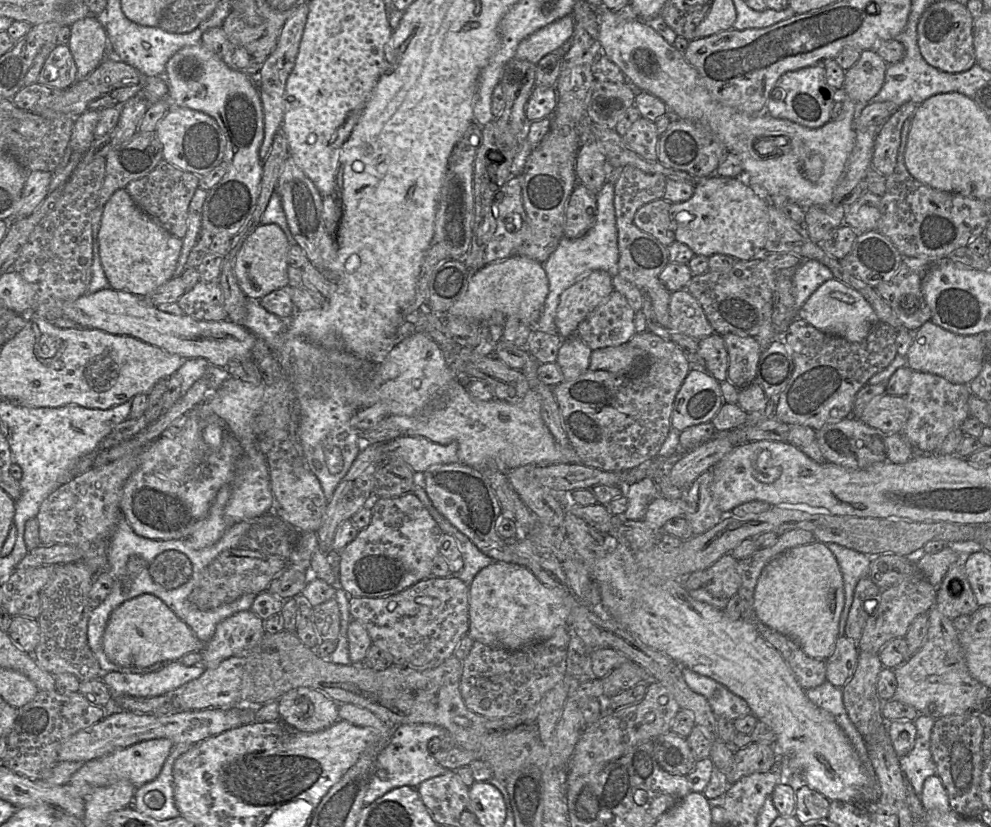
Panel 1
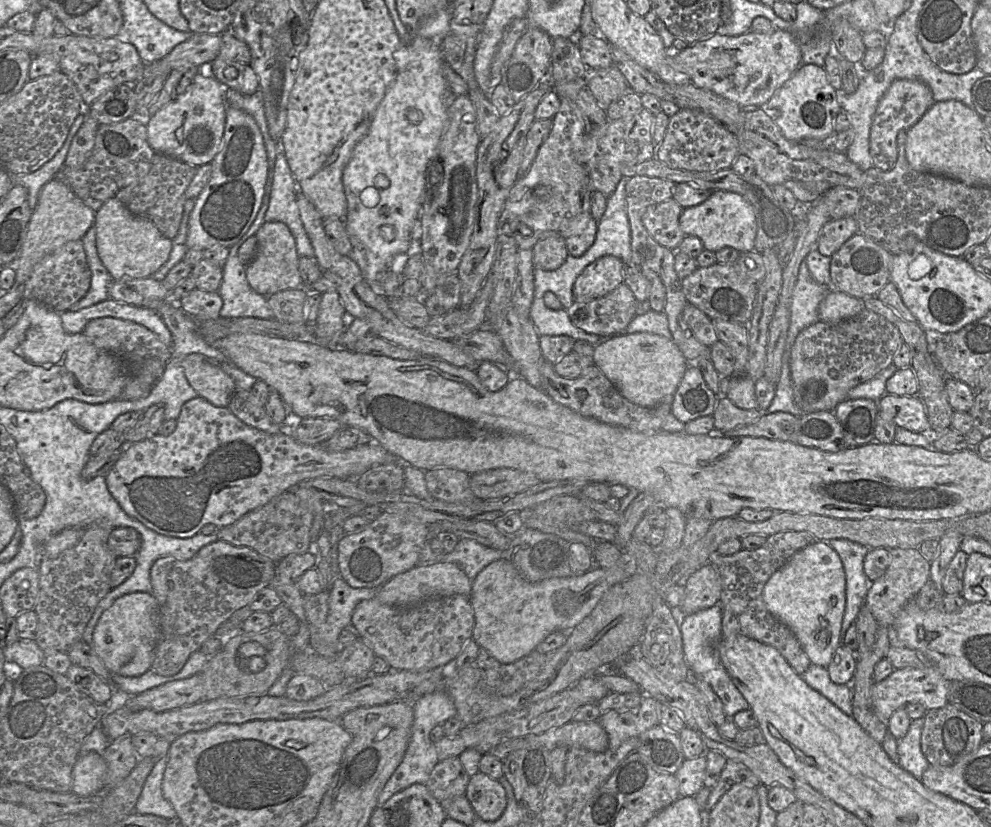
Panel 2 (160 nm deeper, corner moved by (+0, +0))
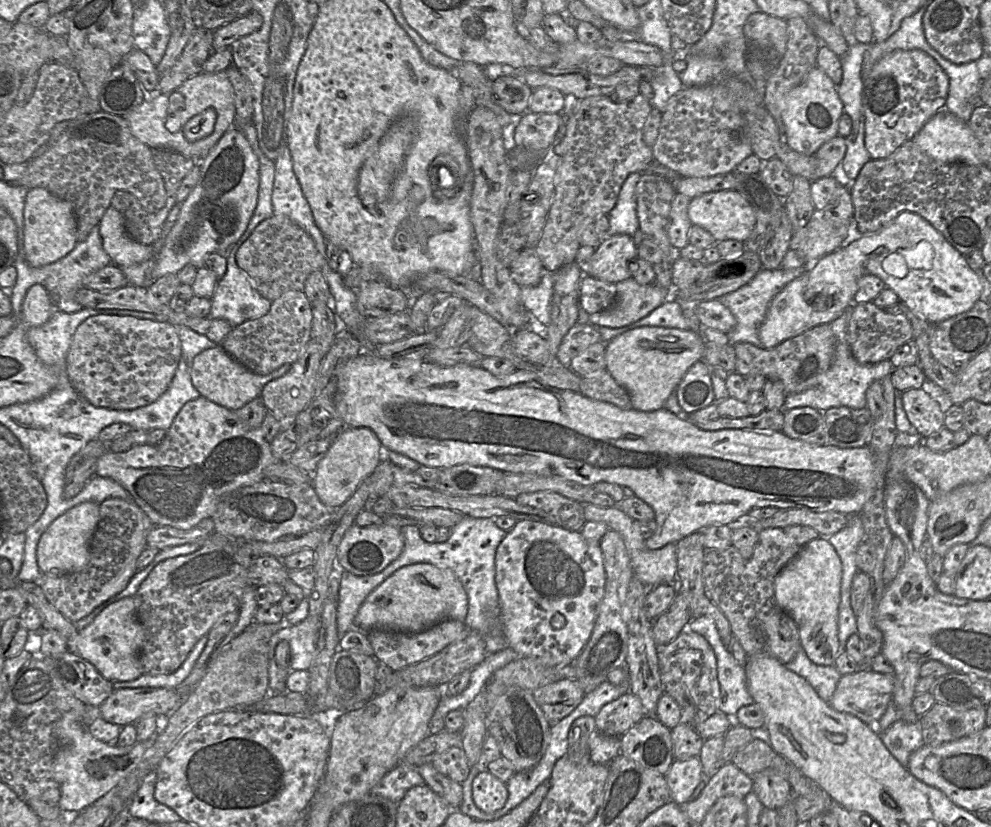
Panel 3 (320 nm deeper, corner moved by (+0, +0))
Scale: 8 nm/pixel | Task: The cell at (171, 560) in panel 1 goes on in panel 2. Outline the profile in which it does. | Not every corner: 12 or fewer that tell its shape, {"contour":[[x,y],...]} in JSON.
{"contour":[[217,540],[151,567],[151,669],[178,673],[276,574]]}

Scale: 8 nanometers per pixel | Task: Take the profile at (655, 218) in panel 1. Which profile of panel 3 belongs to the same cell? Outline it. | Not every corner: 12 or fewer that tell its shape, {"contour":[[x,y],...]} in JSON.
{"contour":[[676,193],[667,234],[676,252],[689,245],[691,200]]}

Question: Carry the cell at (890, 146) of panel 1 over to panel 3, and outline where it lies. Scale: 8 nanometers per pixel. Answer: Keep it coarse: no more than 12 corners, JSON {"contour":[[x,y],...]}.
{"contour":[[922,50],[877,61],[864,145],[885,159],[945,109],[947,74]]}

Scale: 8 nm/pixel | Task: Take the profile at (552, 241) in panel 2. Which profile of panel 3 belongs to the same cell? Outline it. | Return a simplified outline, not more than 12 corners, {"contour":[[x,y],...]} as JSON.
{"contour":[[586,97],[565,120],[554,197],[535,246],[575,262],[631,173],[655,159],[652,105]]}

